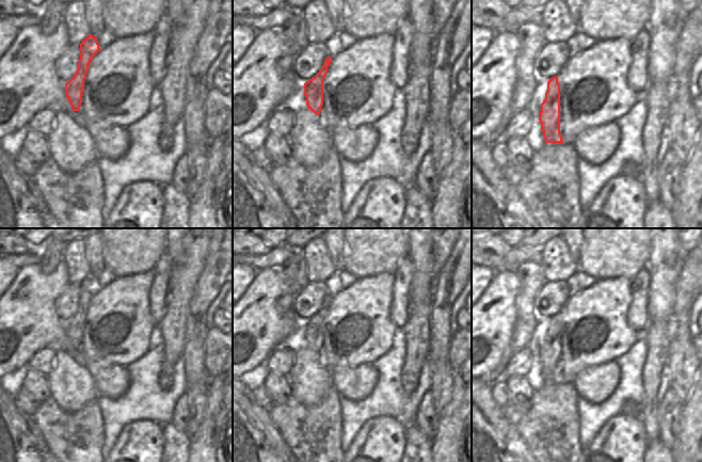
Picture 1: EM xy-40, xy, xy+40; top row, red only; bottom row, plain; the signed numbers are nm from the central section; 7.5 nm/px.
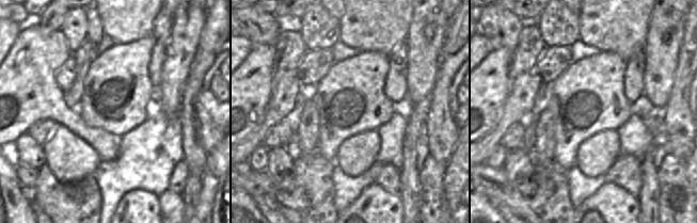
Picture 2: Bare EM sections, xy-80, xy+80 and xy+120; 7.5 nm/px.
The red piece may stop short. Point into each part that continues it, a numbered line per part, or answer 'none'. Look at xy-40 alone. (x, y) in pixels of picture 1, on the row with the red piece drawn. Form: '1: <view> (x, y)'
1: xy-40 (117, 88)

